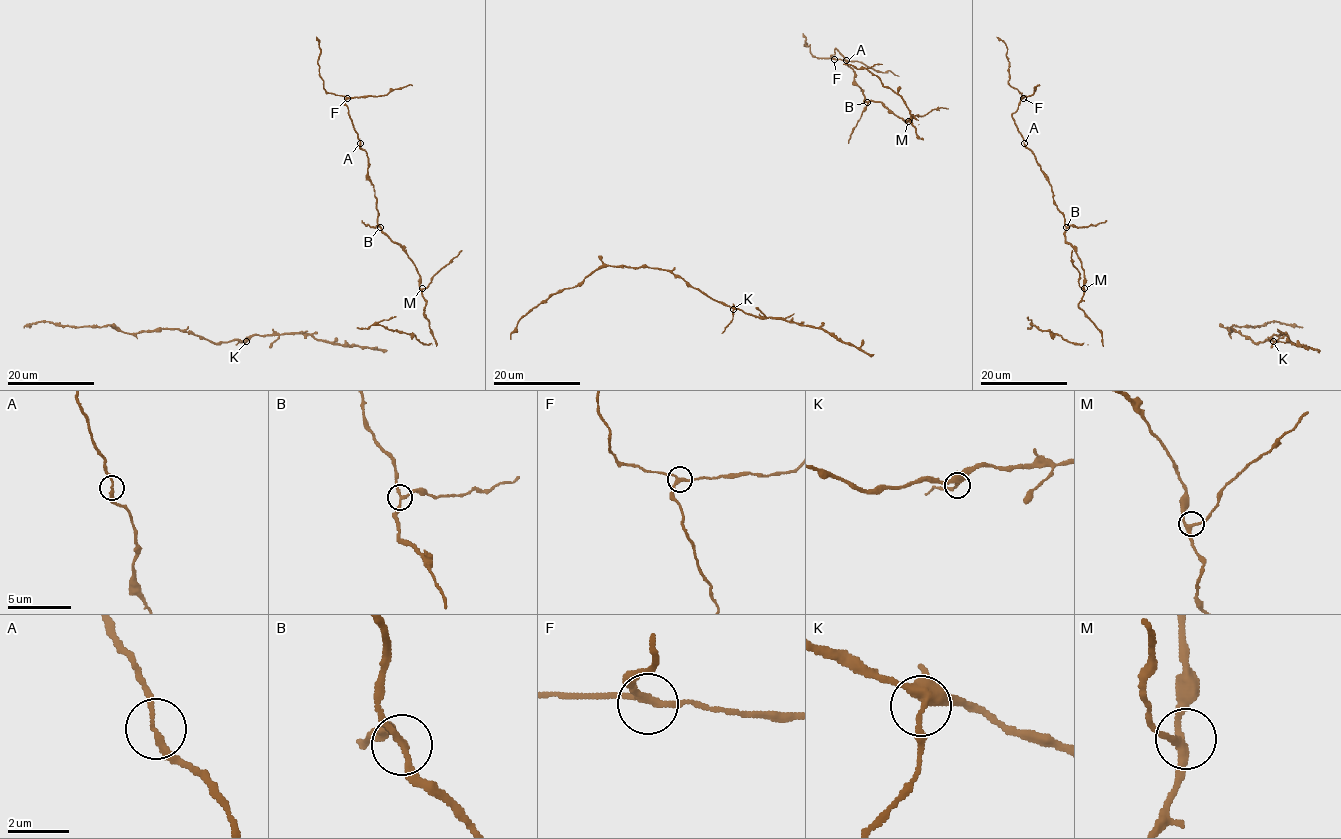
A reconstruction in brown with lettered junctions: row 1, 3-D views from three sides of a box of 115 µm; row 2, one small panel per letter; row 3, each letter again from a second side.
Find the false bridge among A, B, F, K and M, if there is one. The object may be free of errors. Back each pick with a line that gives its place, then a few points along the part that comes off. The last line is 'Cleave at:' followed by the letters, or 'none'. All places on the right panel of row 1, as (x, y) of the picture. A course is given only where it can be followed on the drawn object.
B: (1066, 227) | (1066, 228), (1090, 226), (1106, 220)
Cleave at: B

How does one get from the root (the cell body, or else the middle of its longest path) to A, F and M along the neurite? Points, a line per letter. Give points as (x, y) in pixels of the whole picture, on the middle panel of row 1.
A: (917, 138), (912, 115), (905, 121), (880, 102), (864, 100), (847, 60)
F: (917, 138), (912, 115), (905, 121), (880, 102), (866, 102), (853, 70), (836, 48), (834, 59)
M: (917, 138), (916, 128), (910, 122), (912, 115), (908, 121)

